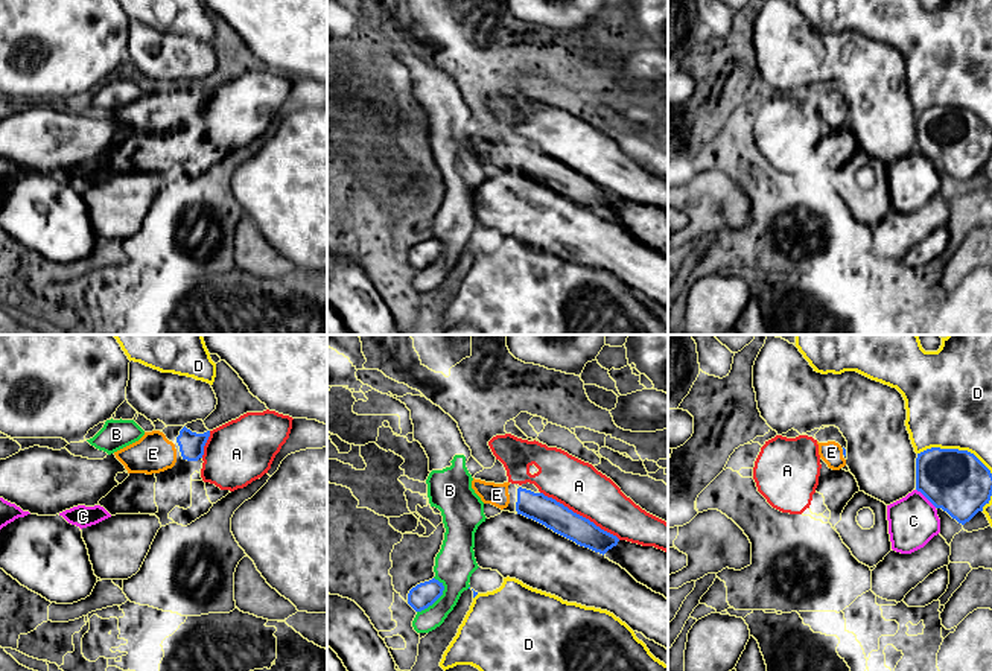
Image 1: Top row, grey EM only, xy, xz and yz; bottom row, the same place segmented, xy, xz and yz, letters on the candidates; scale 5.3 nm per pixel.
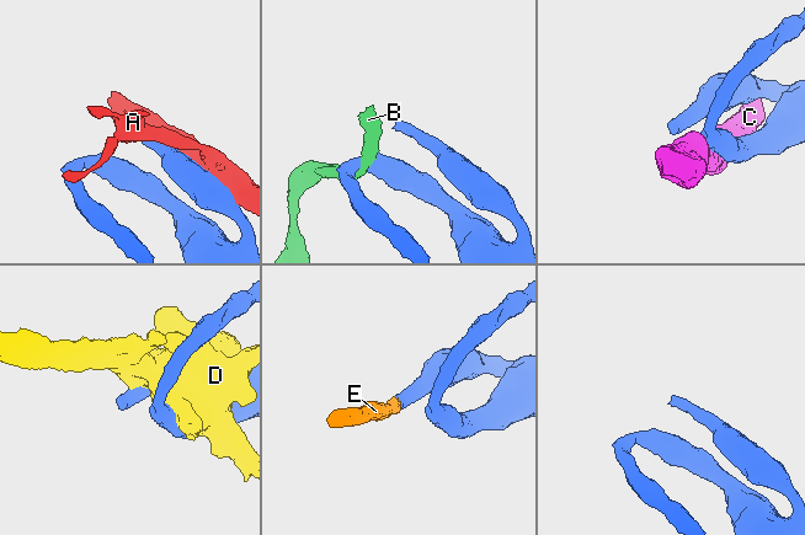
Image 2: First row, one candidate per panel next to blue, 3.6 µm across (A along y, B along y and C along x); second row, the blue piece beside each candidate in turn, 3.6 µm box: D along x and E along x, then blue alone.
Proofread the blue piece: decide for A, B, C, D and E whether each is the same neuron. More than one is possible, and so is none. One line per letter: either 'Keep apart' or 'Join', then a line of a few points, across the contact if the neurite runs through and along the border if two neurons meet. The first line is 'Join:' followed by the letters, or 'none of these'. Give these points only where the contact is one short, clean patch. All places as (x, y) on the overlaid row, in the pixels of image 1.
Join: E
A: Keep apart
B: Keep apart. Line: xz (441, 581), (443, 592), (417, 612)
C: Keep apart
D: Keep apart
E: Join. Line: yz (843, 448), (843, 452), (831, 452)

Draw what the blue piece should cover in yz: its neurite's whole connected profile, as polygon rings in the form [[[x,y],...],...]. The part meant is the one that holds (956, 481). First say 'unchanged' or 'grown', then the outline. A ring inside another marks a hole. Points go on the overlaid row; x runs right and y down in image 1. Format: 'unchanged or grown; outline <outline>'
unchanged; outline [[[931,447],[916,458],[916,490],[965,525],[992,496],[992,473],[971,452]]]

